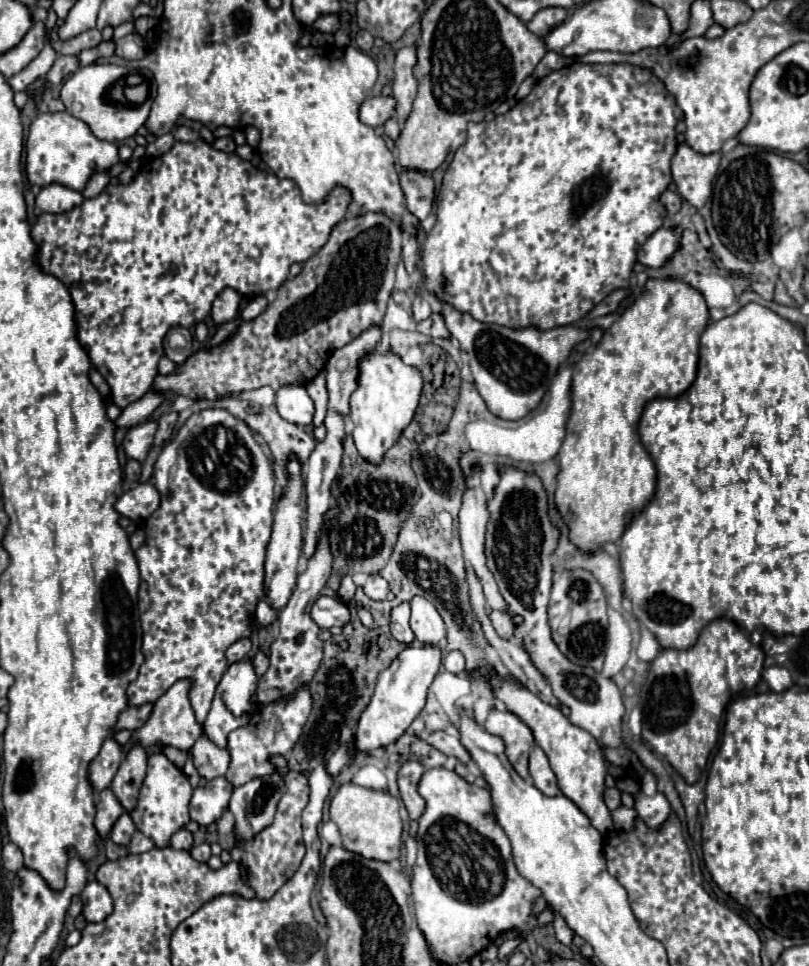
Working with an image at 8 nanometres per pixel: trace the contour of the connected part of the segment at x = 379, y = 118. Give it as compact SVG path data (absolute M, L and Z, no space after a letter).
M368 96L362 100L358 108L358 118L368 124L368 126L382 126L392 114L396 112L396 102L394 98L384 98L384 96Z

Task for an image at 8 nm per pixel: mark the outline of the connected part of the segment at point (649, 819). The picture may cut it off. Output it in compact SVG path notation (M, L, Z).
M638 792L636 794L636 812L648 828L658 830L670 816L670 804L664 798L664 794L660 794L660 792L656 796L646 796L644 792Z

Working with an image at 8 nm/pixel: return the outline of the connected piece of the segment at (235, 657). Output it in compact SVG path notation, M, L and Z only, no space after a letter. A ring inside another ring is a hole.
M242 638L242 640L234 642L234 644L226 650L228 664L238 662L238 660L244 660L244 658L250 654L250 648L252 648L252 640L250 640L250 638Z

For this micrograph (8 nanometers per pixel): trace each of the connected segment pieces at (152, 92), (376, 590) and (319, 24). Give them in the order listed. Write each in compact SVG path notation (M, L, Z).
M90 64L74 72L60 90L66 112L86 122L92 134L106 142L122 142L144 126L156 98L156 82L148 70L132 70L118 64Z
M370 574L364 584L364 592L372 600L386 600L390 588L388 588L388 582L380 574Z
M322 14L314 24L314 30L320 30L320 32L326 32L326 34L334 34L340 24L338 24L338 14Z

